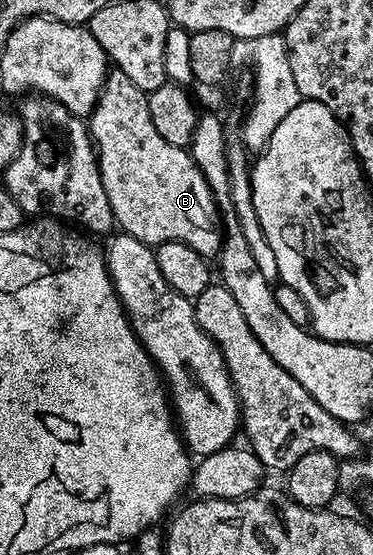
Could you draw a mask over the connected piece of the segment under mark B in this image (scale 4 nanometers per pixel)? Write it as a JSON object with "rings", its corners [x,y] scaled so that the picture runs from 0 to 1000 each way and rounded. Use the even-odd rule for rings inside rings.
{"rings":[[[292,132],[231,225],[236,247],[257,272],[257,295],[268,301],[268,324],[284,346],[284,360],[295,364],[300,387],[311,391],[311,407],[330,420],[359,425],[373,436],[410,447],[440,436],[485,436],[550,461],[576,459],[587,452],[592,423],[568,416],[582,359],[512,276],[496,265],[456,259],[434,252],[434,245],[424,245],[410,218],[402,216],[397,169],[389,164],[373,162],[335,133]]]}

